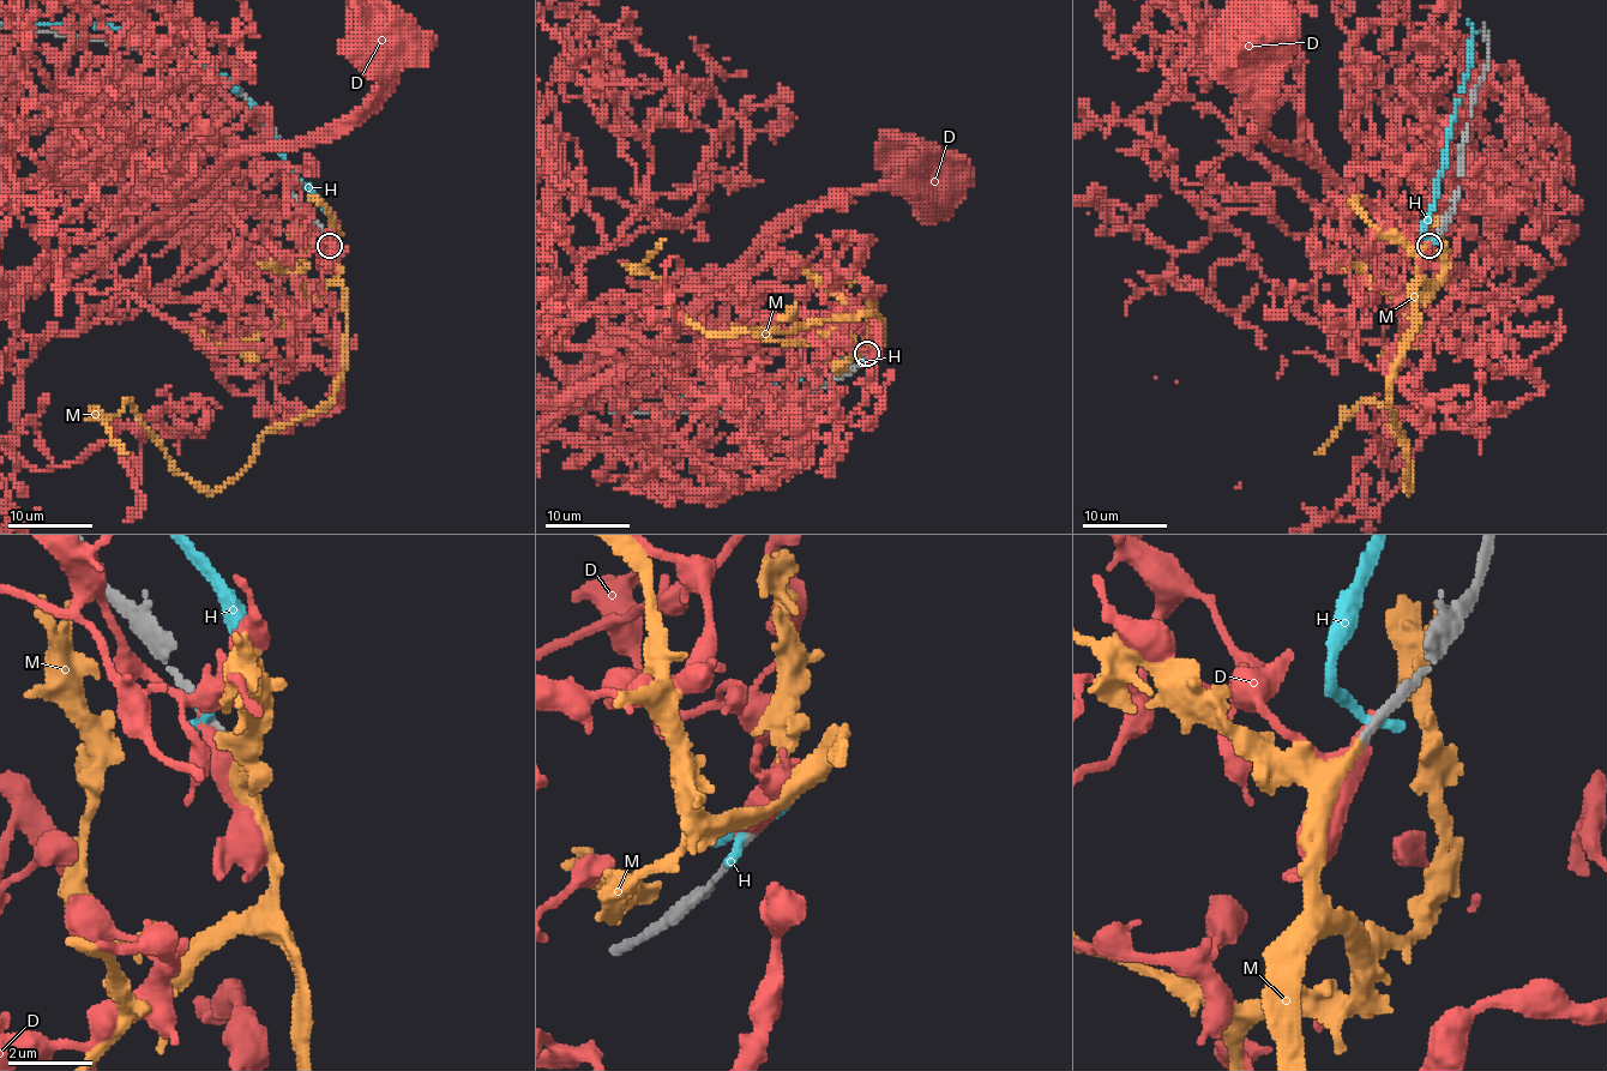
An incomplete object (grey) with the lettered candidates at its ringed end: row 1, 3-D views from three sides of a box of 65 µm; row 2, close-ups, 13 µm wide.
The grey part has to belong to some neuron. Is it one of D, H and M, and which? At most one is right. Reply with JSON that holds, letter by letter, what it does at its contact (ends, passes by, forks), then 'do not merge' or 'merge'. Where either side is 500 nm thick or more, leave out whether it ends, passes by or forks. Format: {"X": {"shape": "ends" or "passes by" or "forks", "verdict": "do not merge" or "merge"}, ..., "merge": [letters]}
{"D": {"verdict": "do not merge"}, "H": {"shape": "ends", "verdict": "do not merge"}, "M": {"shape": "ends", "verdict": "merge"}, "merge": ["M"]}

